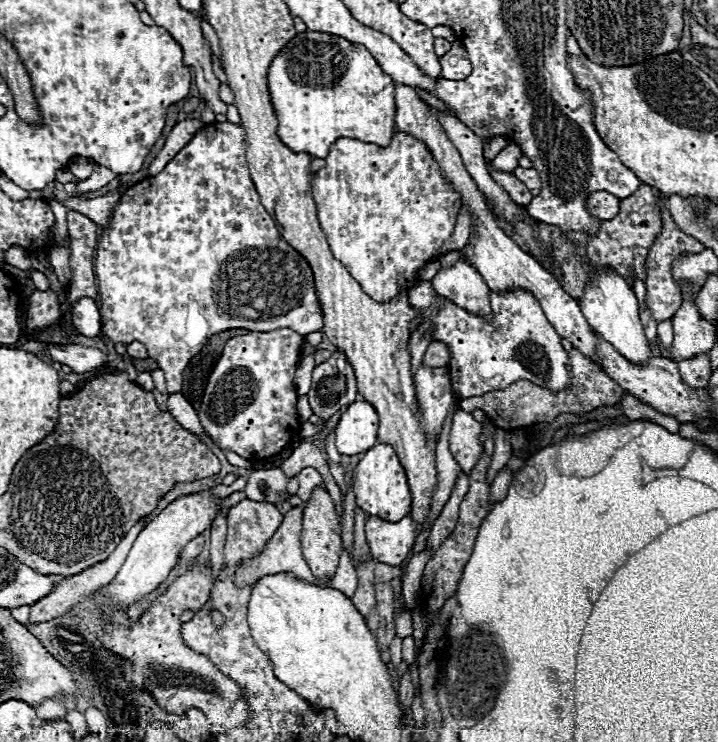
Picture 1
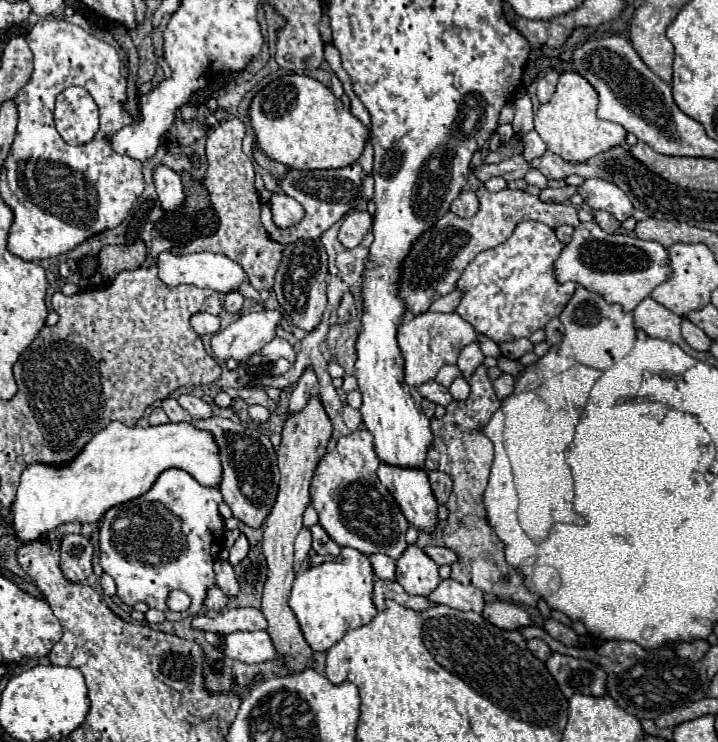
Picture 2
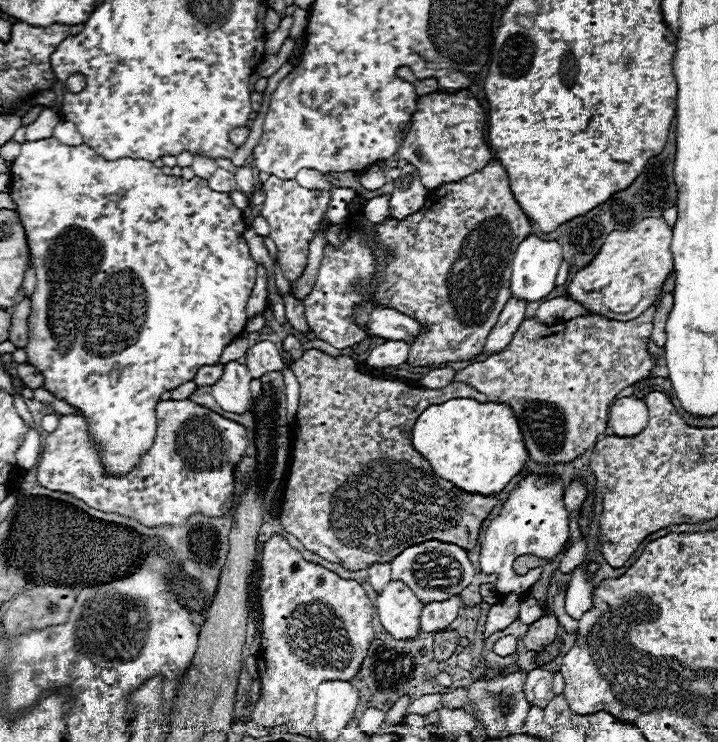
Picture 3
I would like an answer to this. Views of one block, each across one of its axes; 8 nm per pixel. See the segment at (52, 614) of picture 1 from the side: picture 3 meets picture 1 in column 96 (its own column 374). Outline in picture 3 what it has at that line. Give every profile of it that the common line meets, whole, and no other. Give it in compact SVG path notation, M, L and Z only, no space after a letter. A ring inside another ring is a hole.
M384 562L384 564L372 564L372 566L368 566L368 582L372 584L372 588L376 590L376 592L380 592L390 580L392 580L392 570L390 570L390 564L388 562Z

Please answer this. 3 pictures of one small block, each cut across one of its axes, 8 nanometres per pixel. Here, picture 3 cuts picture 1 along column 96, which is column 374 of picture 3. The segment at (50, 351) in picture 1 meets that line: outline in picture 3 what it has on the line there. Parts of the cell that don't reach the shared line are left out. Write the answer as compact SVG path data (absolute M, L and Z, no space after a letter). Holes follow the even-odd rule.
M388 340L374 348L366 360L368 366L372 368L390 368L390 366L400 366L408 358L410 346L402 340Z

